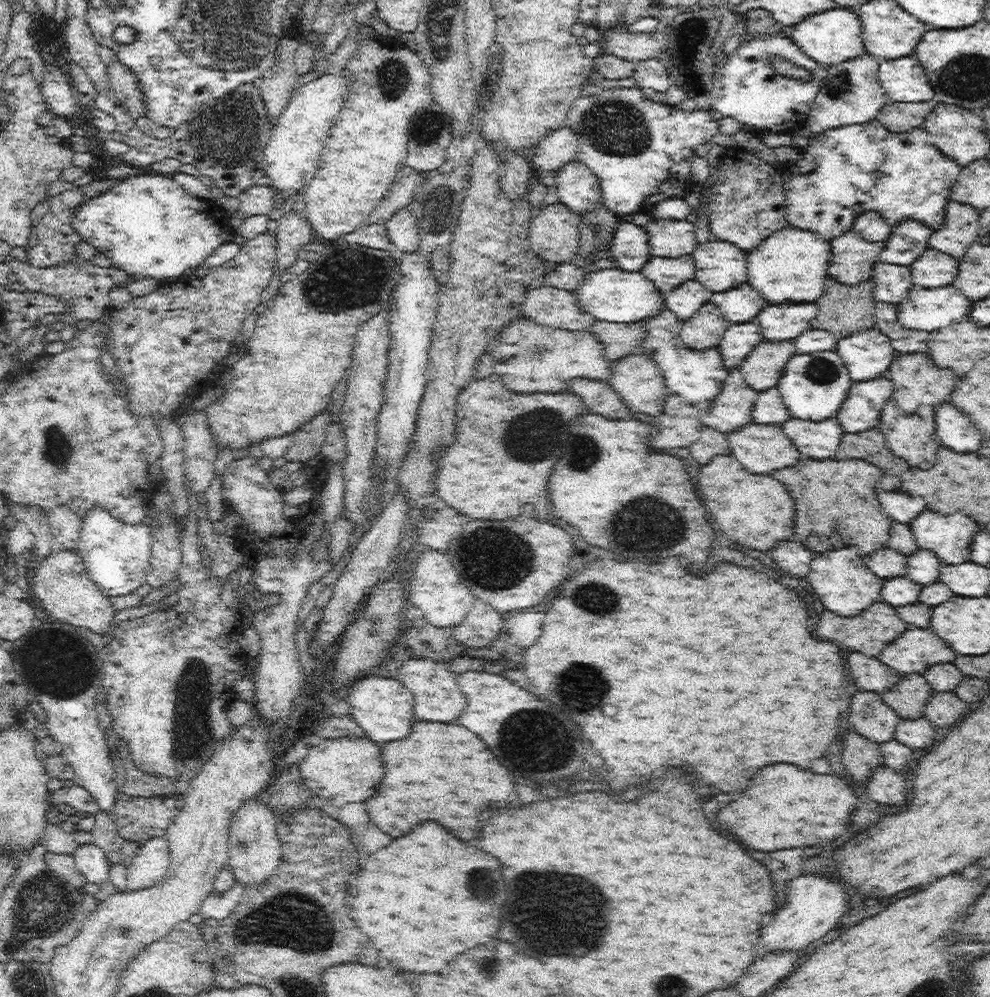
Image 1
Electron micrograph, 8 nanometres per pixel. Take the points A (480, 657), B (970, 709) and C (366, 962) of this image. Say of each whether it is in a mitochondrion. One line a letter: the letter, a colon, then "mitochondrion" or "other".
A: other
B: other
C: other

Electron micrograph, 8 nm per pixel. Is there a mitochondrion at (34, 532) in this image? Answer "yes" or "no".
no

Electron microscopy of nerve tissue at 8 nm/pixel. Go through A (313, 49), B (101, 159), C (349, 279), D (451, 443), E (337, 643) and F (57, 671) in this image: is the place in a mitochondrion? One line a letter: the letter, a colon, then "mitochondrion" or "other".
A: other
B: other
C: mitochondrion
D: other
E: other
F: mitochondrion

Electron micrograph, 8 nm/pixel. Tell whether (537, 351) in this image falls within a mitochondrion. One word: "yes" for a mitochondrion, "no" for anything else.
yes

